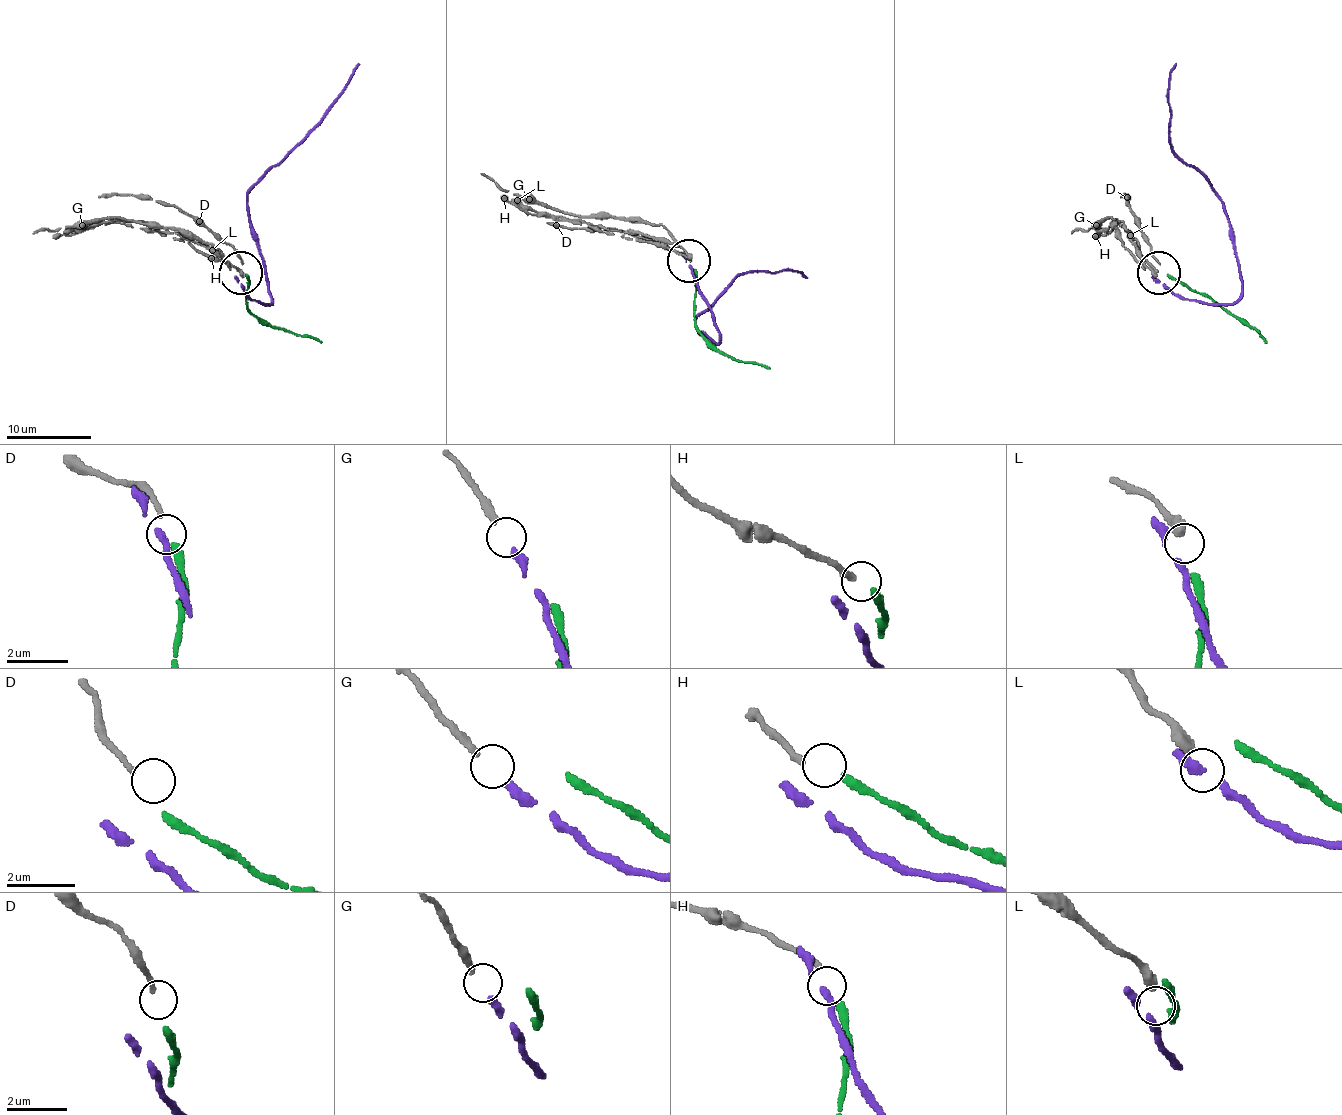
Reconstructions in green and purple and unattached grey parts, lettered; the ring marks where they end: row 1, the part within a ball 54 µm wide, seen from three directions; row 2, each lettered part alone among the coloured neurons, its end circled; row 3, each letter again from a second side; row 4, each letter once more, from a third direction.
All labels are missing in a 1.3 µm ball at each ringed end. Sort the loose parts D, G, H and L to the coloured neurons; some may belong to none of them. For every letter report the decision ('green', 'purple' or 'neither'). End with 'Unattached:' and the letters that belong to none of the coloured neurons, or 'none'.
D: neither
G: purple
H: green
L: neither
Unattached: D, L

